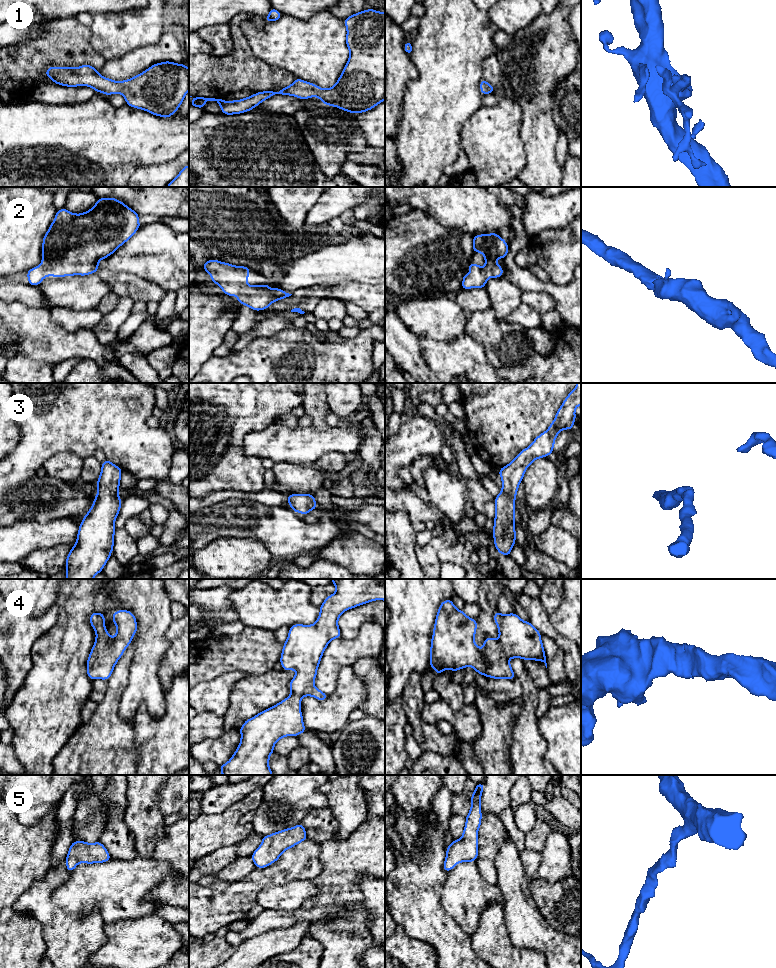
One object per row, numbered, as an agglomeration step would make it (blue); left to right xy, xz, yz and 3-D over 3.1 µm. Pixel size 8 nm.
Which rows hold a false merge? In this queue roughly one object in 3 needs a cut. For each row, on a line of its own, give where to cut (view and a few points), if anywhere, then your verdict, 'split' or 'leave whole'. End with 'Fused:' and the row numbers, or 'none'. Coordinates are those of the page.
1: no cut | leave whole
2: no cut | leave whole
3: no cut | leave whole
4: no cut | leave whole
5: no cut | leave whole
Fused: none

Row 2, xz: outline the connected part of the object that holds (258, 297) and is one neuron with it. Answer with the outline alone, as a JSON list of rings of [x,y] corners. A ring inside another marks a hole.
[[[210,259],[202,269],[211,275],[212,283],[218,284],[224,294],[236,296],[239,304],[255,311],[265,310],[273,302],[292,295],[279,288],[270,289],[269,284],[248,286],[249,267]]]

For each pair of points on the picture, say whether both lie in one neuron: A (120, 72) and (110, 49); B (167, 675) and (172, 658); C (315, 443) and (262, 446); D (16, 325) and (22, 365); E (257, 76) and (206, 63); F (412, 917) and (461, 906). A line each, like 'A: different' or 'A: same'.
A: different
B: same
C: same
D: different
E: same
F: different

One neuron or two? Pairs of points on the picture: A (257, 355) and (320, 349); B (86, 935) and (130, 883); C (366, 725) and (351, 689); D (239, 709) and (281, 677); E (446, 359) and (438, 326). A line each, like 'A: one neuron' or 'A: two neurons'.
A: one neuron
B: two neurons
C: two neurons
D: one neuron
E: two neurons

